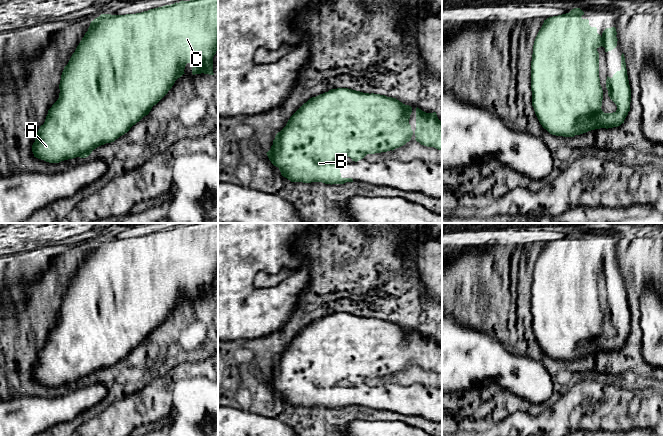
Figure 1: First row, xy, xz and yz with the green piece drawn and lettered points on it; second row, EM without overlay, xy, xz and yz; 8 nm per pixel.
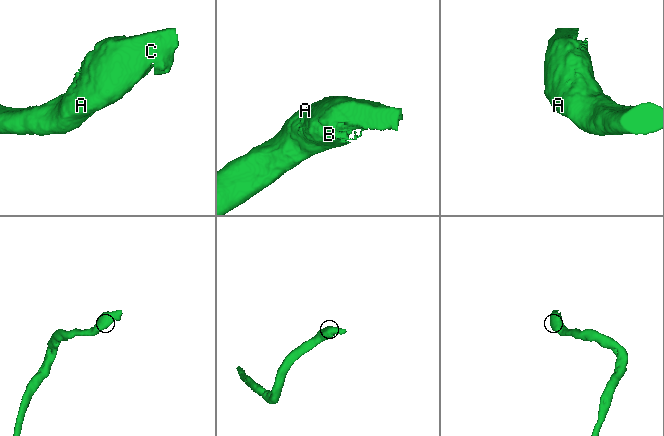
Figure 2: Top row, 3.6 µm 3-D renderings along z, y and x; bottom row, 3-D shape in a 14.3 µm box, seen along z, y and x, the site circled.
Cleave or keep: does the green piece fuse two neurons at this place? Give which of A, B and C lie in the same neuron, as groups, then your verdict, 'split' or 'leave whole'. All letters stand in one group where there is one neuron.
A B C; leave whole

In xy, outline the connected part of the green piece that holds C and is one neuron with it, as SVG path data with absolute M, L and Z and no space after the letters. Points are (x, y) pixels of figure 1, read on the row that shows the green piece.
M190 0L180 1L171 5L150 9L136 14L111 15L101 14L91 21L88 31L72 54L68 64L64 67L59 84L59 98L48 110L45 122L38 129L35 142L32 145L34 157L49 163L59 163L76 157L86 158L94 149L106 143L114 142L120 136L127 133L130 128L148 115L152 107L156 105L172 88L175 81L184 73L187 63L192 64L192 74L213 73L213 57L218 49L218 0Z

